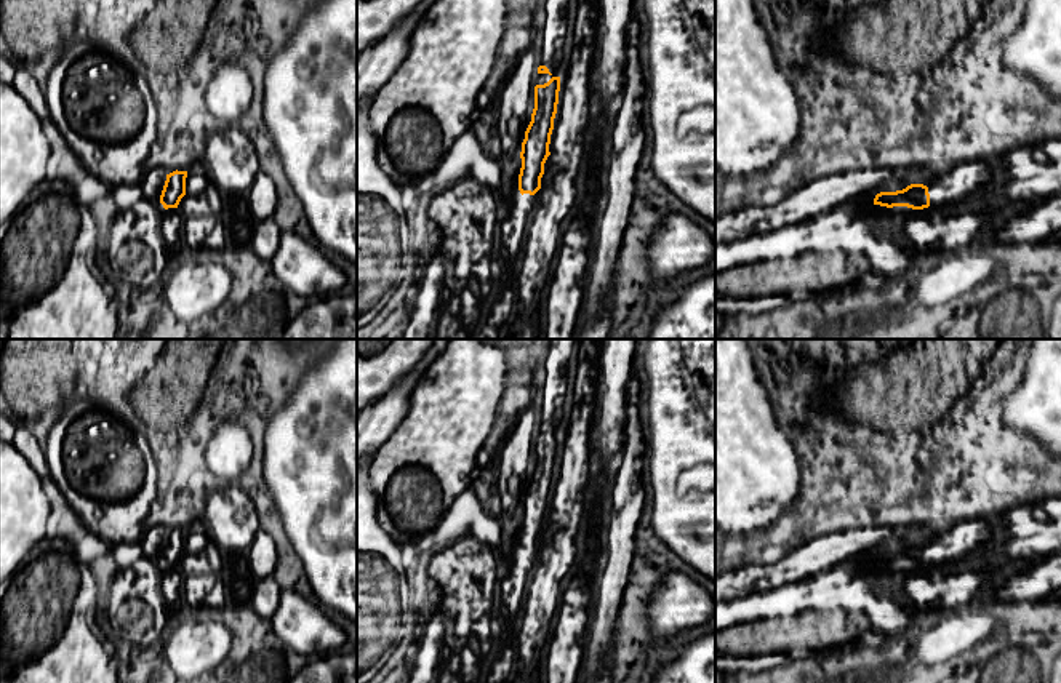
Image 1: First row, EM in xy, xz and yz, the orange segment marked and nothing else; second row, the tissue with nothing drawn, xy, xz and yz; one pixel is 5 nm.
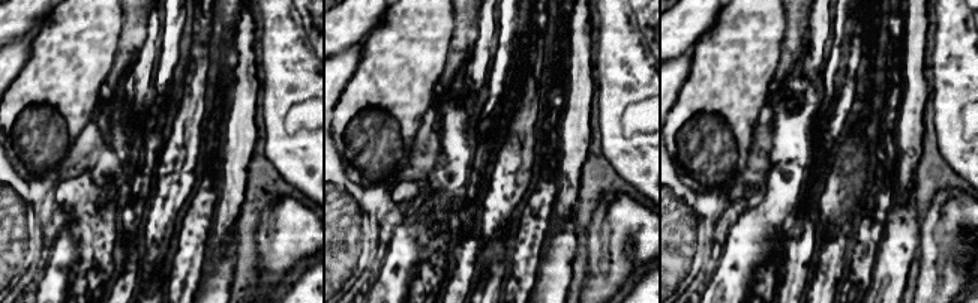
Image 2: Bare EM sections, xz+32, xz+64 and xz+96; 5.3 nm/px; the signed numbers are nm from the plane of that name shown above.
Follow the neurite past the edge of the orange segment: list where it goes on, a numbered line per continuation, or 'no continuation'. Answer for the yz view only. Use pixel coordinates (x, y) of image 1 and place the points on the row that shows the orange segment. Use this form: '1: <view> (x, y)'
1: yz (960, 184)

